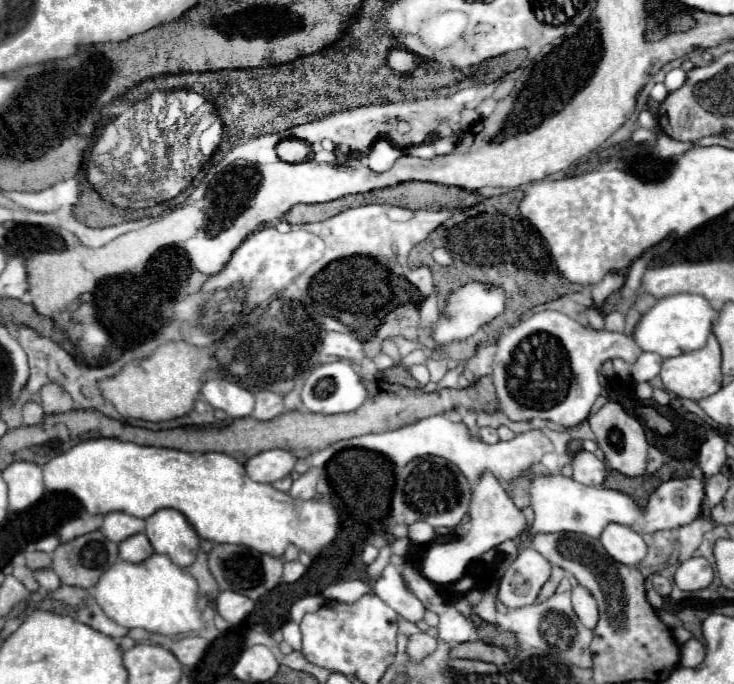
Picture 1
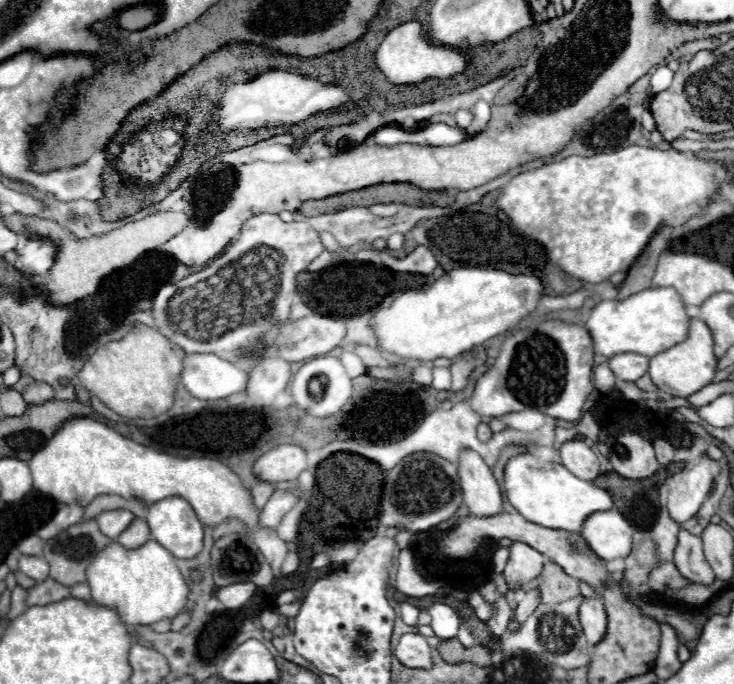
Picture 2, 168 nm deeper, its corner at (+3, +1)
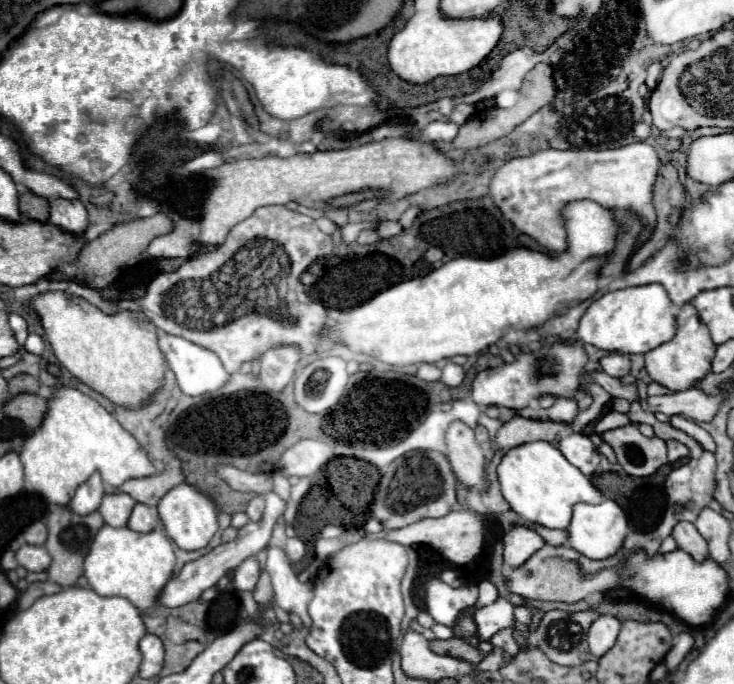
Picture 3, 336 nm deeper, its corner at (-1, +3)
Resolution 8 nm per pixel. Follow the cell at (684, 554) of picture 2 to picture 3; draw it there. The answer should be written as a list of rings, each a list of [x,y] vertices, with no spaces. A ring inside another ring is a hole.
[[[680,521],[680,523],[674,527],[672,537],[676,539],[676,543],[678,543],[678,547],[680,547],[682,551],[686,551],[688,555],[692,555],[694,561],[702,563],[704,559],[710,557],[710,553],[708,553],[708,543],[704,541],[704,537],[700,537],[698,529],[694,527],[694,523]]]

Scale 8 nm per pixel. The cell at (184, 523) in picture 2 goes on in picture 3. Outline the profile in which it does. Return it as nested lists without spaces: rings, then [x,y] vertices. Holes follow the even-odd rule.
[[[188,483],[176,485],[158,501],[158,515],[166,529],[166,535],[184,551],[204,549],[218,531],[218,511],[212,499]]]

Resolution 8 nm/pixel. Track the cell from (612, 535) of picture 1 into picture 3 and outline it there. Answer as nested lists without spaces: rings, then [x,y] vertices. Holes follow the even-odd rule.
[[[606,499],[606,501],[598,503],[598,505],[580,503],[574,509],[568,533],[570,533],[568,545],[572,549],[576,549],[578,553],[584,553],[590,559],[606,559],[606,557],[616,555],[622,549],[624,539],[628,535],[628,521],[624,517],[624,511],[612,499]]]

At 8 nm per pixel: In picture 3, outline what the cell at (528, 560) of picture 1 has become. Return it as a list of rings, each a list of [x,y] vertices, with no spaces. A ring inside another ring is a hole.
[[[510,527],[504,533],[504,565],[520,567],[544,547],[542,537],[528,527]]]

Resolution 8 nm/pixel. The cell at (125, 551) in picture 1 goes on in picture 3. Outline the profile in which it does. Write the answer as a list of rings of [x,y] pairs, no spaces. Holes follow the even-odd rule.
[[[138,503],[128,519],[128,529],[136,531],[136,533],[150,533],[158,527],[158,523],[160,523],[160,519],[158,519],[156,507]]]

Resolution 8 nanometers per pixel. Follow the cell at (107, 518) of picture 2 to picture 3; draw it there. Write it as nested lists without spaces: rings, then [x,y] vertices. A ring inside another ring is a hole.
[[[106,493],[100,503],[100,515],[110,527],[126,527],[136,501],[124,493]]]

